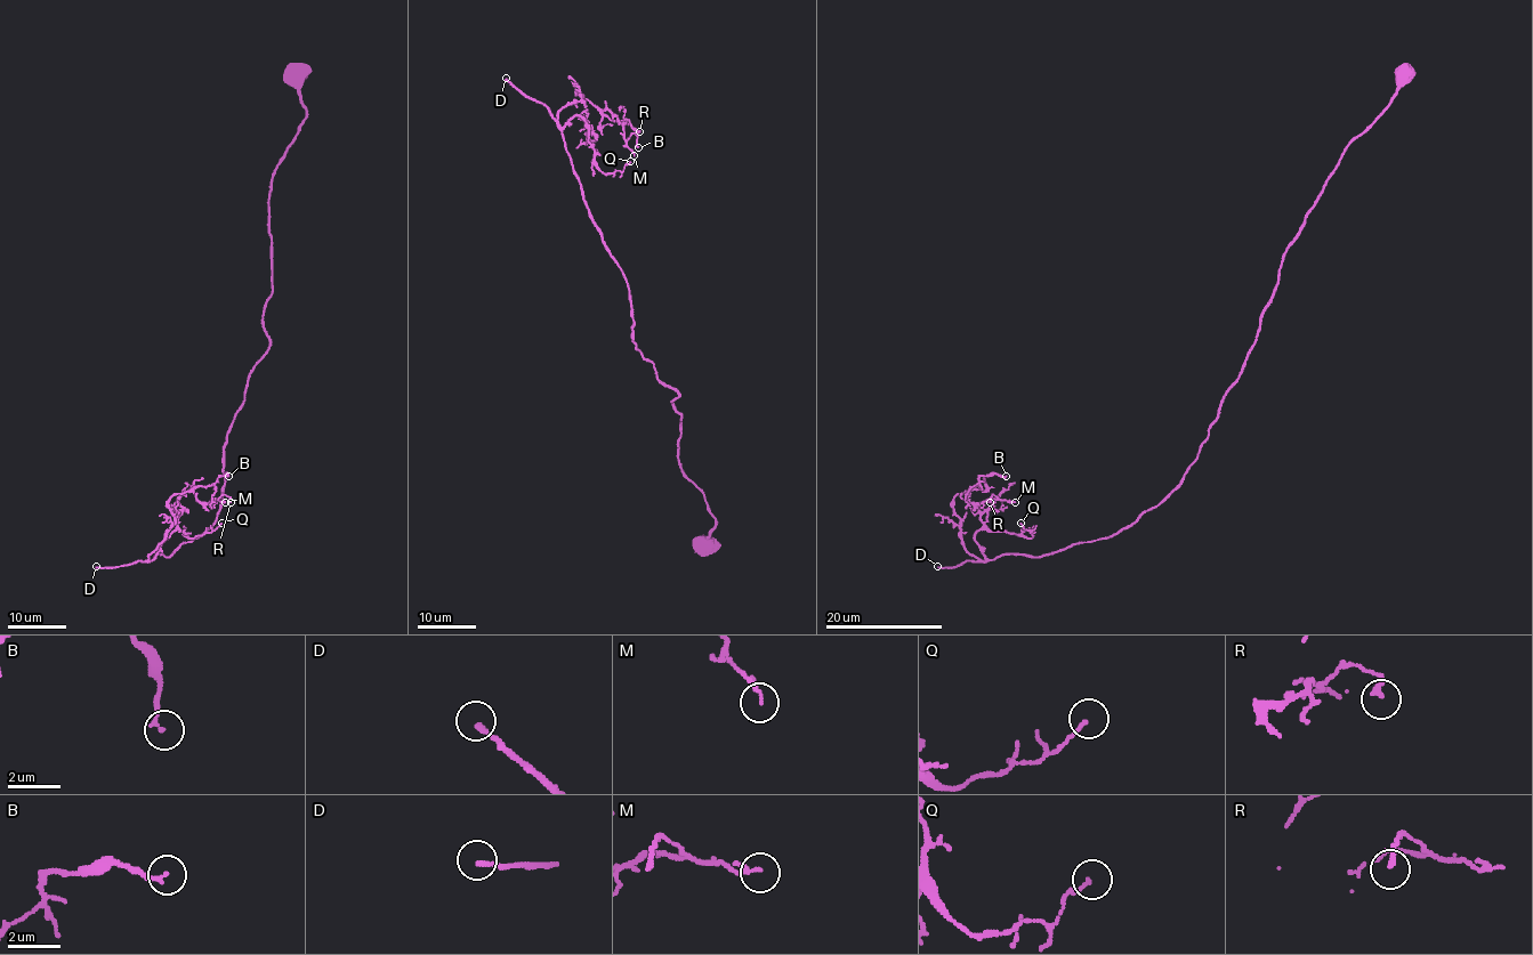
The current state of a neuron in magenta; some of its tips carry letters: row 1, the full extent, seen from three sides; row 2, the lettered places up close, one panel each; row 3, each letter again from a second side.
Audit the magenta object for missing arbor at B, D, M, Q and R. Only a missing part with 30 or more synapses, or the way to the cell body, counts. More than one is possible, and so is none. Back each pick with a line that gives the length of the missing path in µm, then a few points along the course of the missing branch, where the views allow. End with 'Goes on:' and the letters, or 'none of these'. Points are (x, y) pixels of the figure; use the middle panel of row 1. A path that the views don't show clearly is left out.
D: Missing length about 90 µm
Goes on: D

